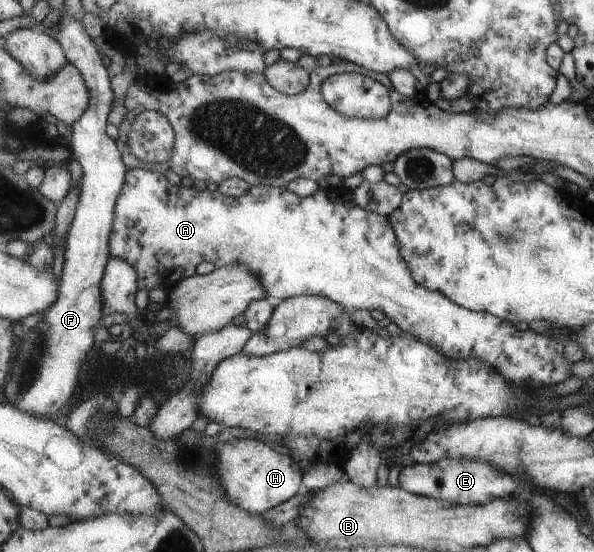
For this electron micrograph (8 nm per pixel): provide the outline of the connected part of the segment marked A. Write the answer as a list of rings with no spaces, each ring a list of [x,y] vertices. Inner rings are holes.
[[[147,166],[128,169],[126,186],[123,187],[117,199],[116,217],[110,236],[110,256],[113,259],[126,260],[131,264],[137,271],[139,288],[144,289],[146,292],[155,290],[155,288],[171,288],[175,282],[193,276],[195,272],[197,272],[197,266],[199,266],[203,260],[212,262],[215,267],[244,264],[261,279],[261,282],[266,288],[266,294],[275,302],[301,295],[317,295],[338,302],[348,311],[354,309],[367,309],[368,311],[379,310],[383,312],[385,317],[389,318],[391,322],[399,326],[402,332],[415,334],[417,338],[434,346],[450,359],[465,360],[473,357],[484,360],[485,363],[493,365],[494,368],[502,373],[506,379],[509,379],[511,383],[524,390],[526,388],[533,388],[533,390],[535,390],[535,388],[539,389],[542,386],[550,387],[554,384],[559,384],[559,382],[565,382],[567,378],[574,376],[573,372],[571,372],[571,370],[573,370],[573,363],[565,358],[563,352],[565,352],[566,344],[561,339],[556,339],[551,334],[537,334],[535,330],[529,328],[522,329],[519,325],[503,320],[490,312],[472,311],[471,309],[459,306],[445,293],[425,288],[422,284],[419,284],[411,272],[410,265],[403,258],[402,252],[400,251],[399,239],[390,218],[380,215],[379,213],[367,212],[367,209],[361,208],[356,202],[353,202],[353,190],[349,190],[349,188],[333,188],[333,190],[319,189],[315,194],[302,197],[301,195],[292,193],[287,188],[279,188],[271,185],[255,185],[242,197],[230,197],[219,190],[198,190],[192,186],[186,189],[185,186],[182,185],[176,186],[169,184],[169,180],[165,178],[163,173],[153,172],[149,170]]]

